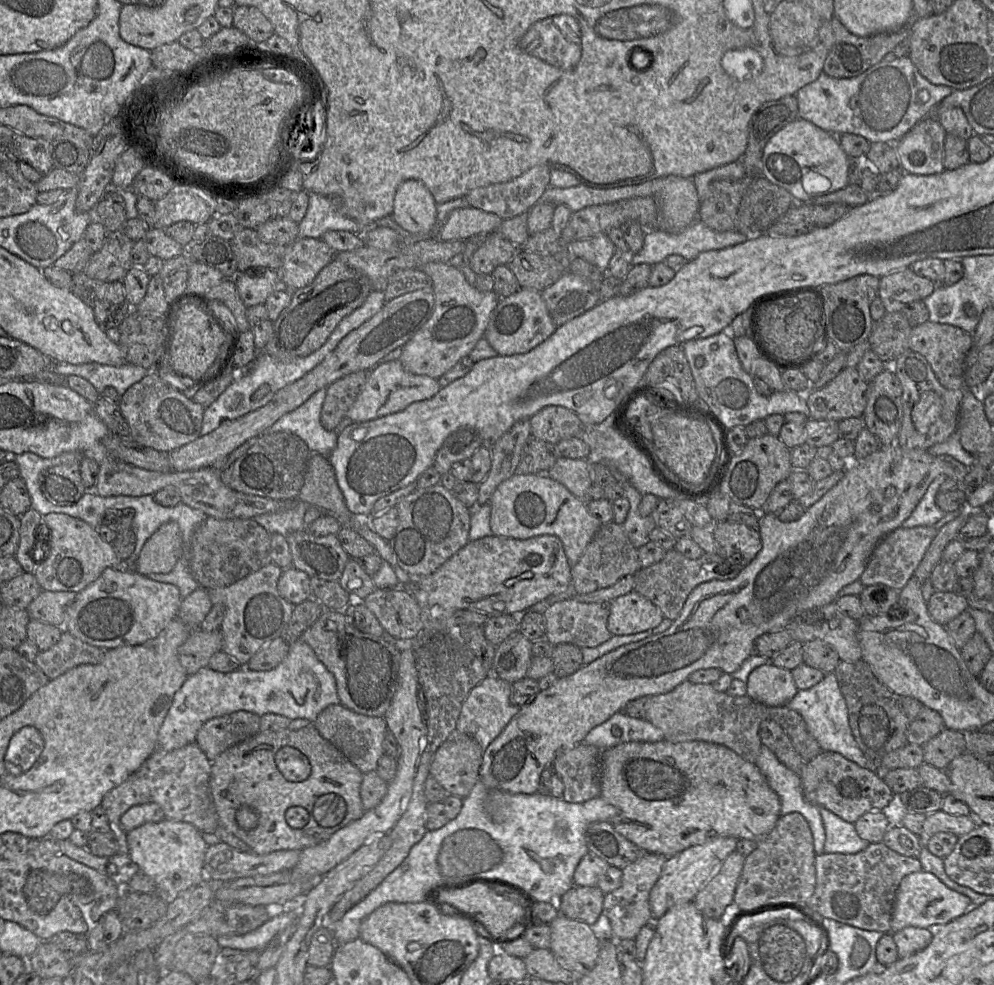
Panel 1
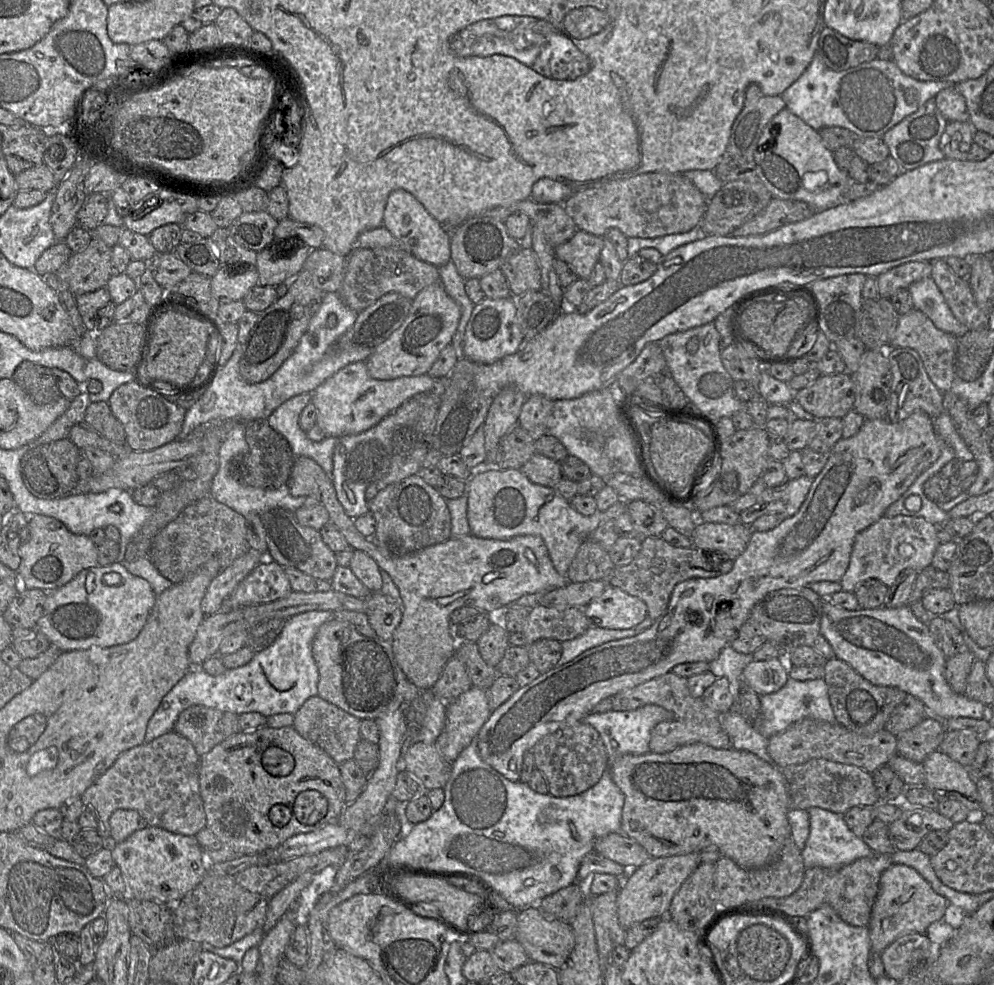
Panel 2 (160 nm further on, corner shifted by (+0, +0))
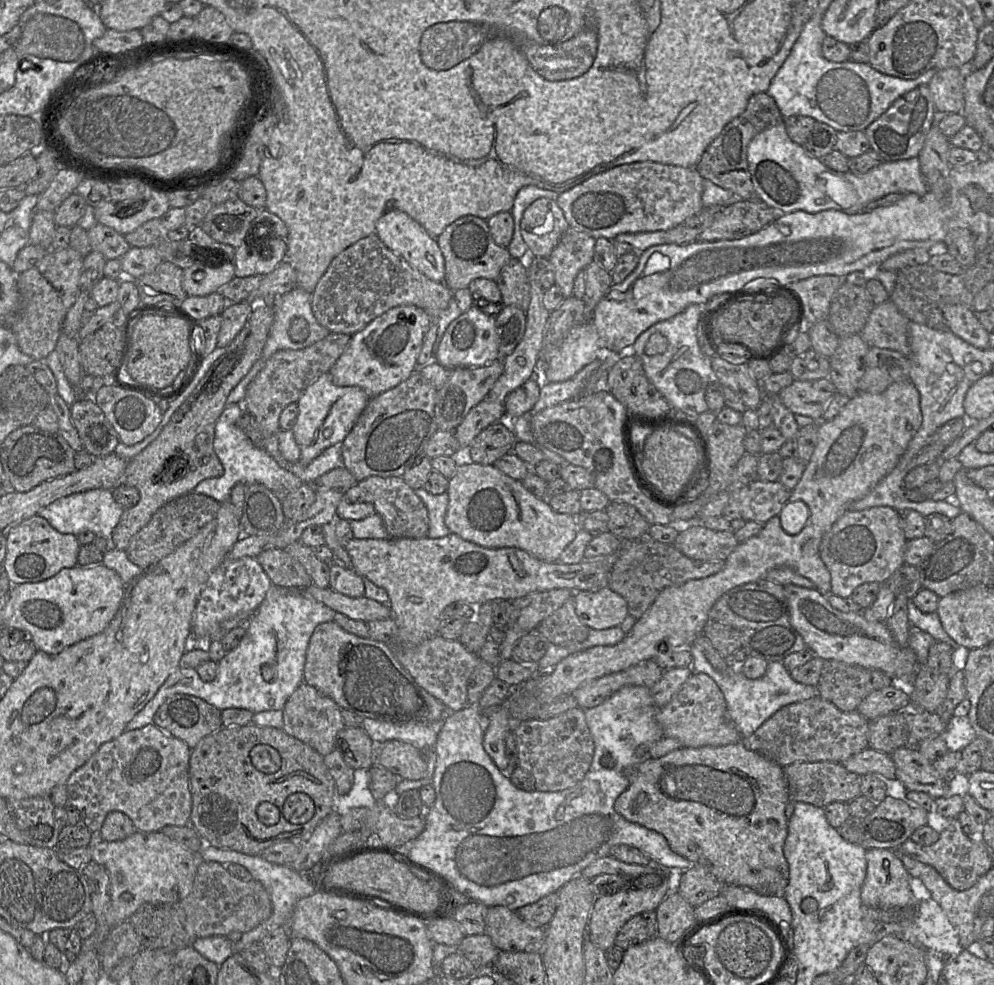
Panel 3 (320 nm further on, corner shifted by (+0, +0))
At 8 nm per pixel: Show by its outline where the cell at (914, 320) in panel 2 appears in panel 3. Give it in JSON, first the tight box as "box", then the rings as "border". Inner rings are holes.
{"box":[860,302,910,355],"border":[[[891,302],[875,305],[860,337],[870,346],[910,355],[907,328],[909,320]]]}

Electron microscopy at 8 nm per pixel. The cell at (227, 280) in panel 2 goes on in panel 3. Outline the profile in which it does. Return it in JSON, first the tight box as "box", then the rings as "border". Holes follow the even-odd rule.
{"box":[182,259,235,296],"border":[[[199,259],[195,260],[195,263],[187,269],[183,269],[182,274],[182,288],[188,296],[205,296],[214,292],[224,284],[228,283],[235,277],[235,267],[232,262],[224,261],[220,266],[214,266],[220,260],[216,260],[215,263],[207,262],[203,264]]]}

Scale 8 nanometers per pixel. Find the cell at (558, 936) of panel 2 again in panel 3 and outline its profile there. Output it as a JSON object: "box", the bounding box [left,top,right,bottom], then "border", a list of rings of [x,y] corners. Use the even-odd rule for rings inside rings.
{"box":[484,906,545,953],"border":[[[503,906],[488,907],[484,934],[499,950],[509,952],[541,953],[545,941],[545,927],[532,926]]]}

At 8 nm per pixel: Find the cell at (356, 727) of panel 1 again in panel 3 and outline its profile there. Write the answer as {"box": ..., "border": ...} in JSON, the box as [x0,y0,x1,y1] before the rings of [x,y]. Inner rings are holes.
{"box":[282,682,345,757],"border":[[[303,682],[290,695],[282,709],[284,722],[282,729],[324,757],[336,748],[336,737],[345,728],[341,711],[335,701]]]}

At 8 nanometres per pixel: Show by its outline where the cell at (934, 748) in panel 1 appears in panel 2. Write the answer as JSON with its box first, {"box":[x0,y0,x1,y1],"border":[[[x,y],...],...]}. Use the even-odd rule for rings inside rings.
{"box":[896,718,946,763],"border":[[[926,718],[896,736],[897,755],[922,763],[929,754],[938,750],[946,731],[943,720]]]}

